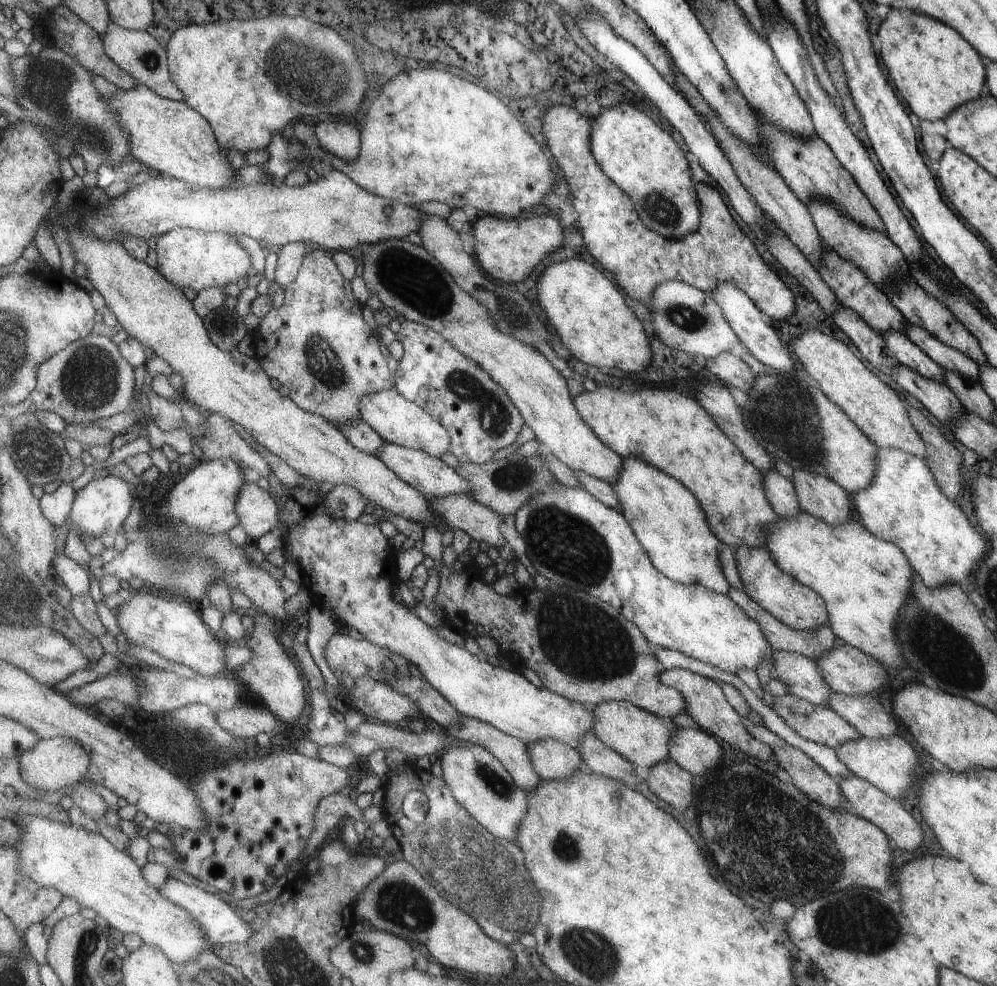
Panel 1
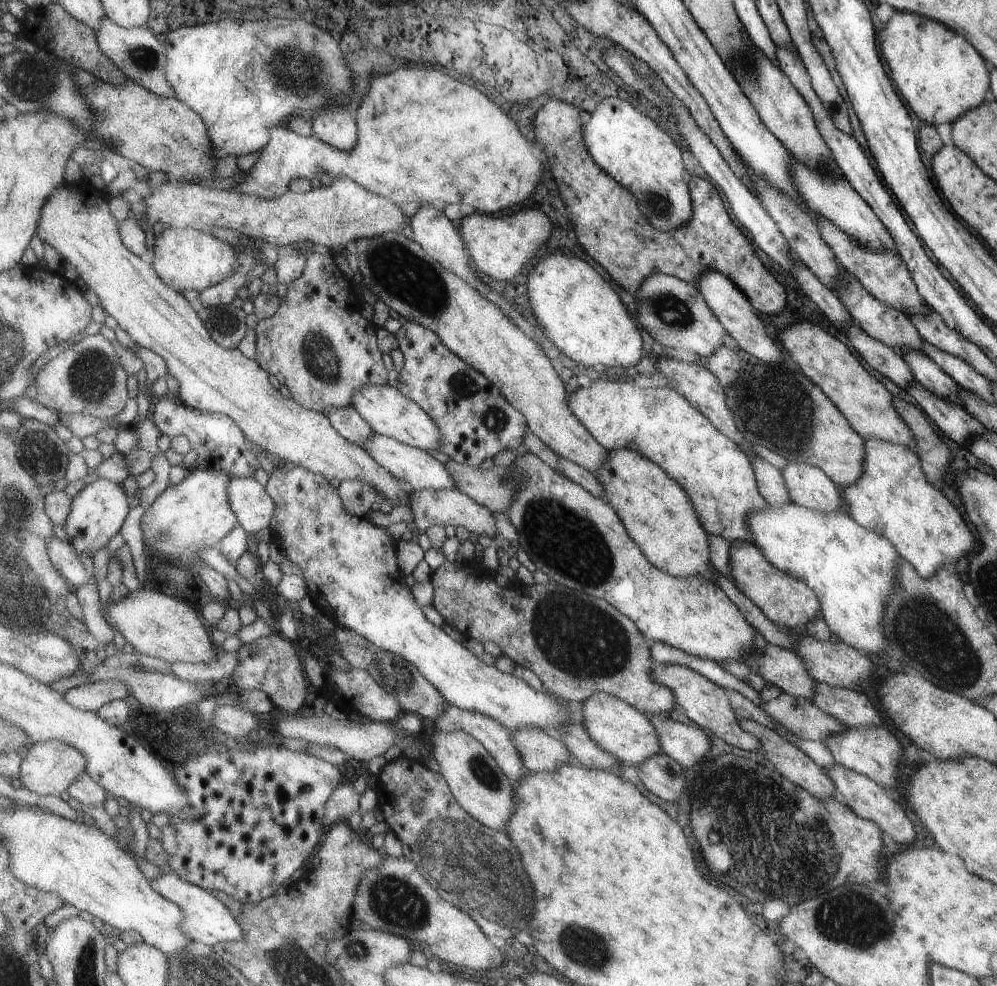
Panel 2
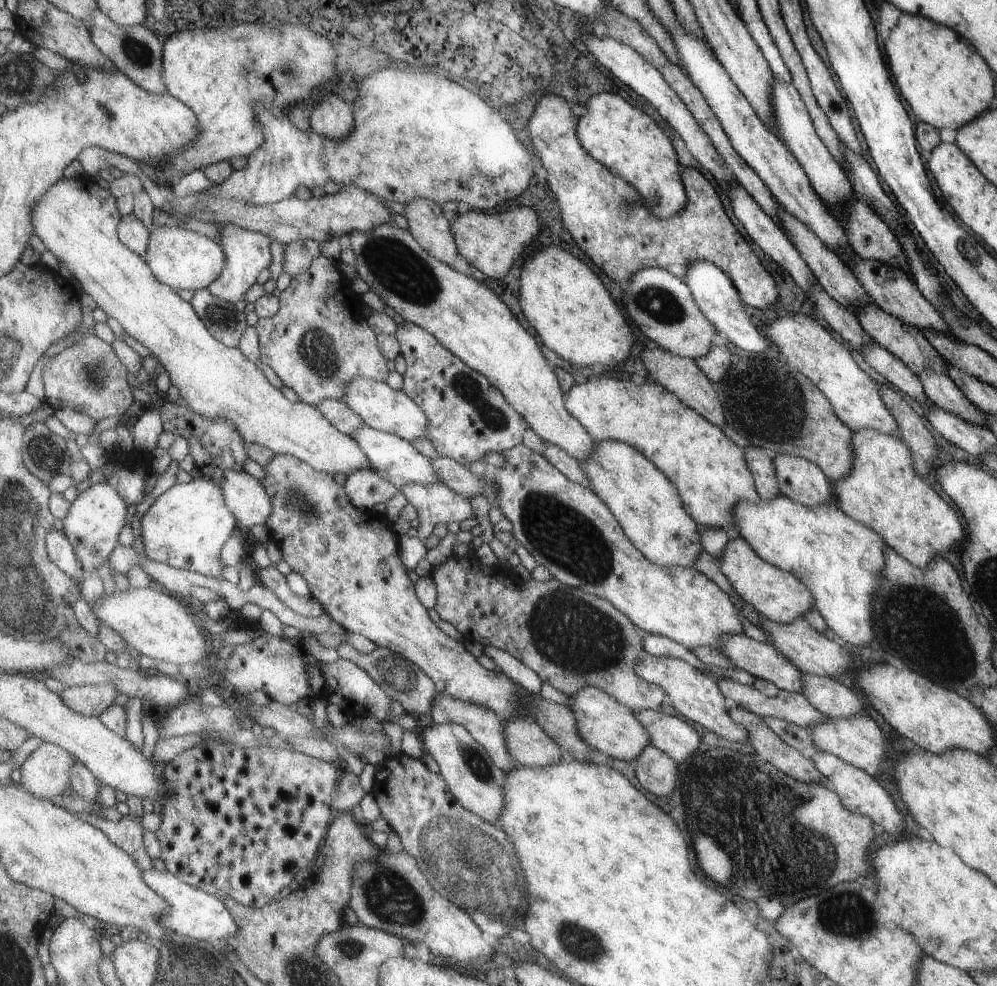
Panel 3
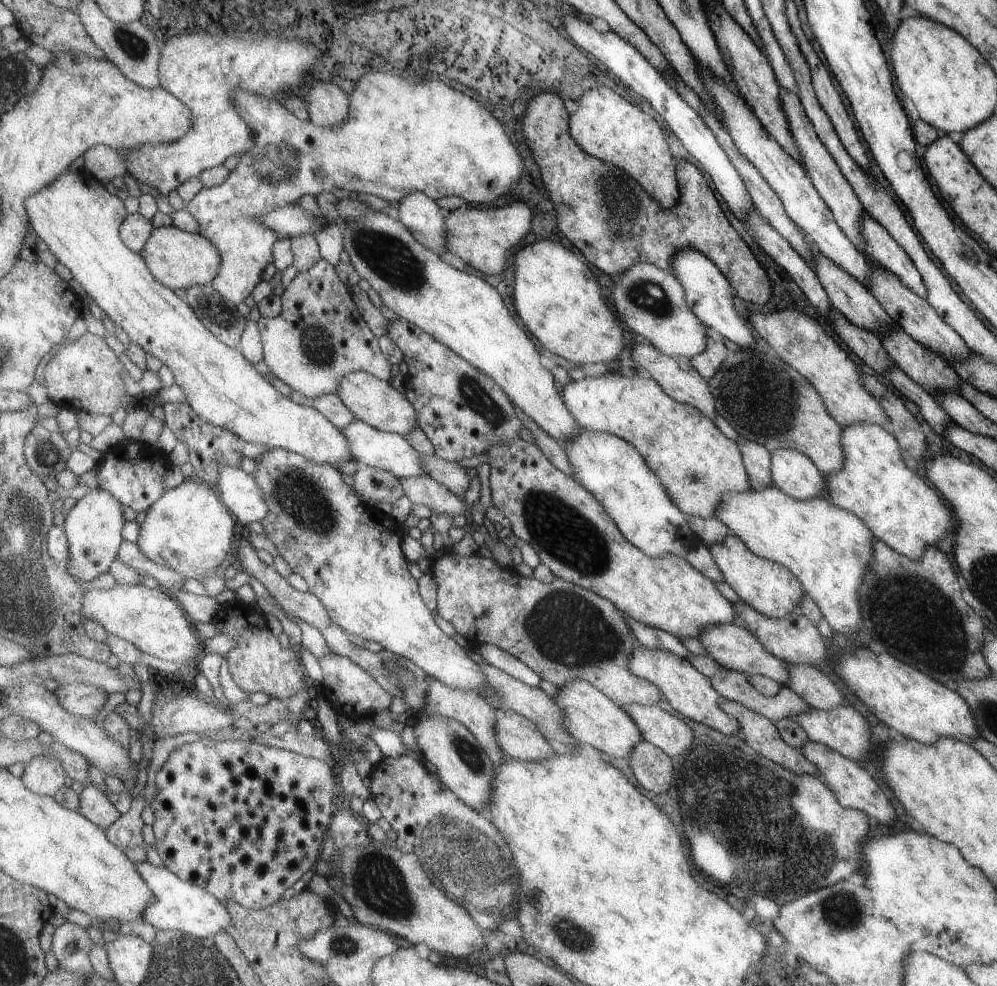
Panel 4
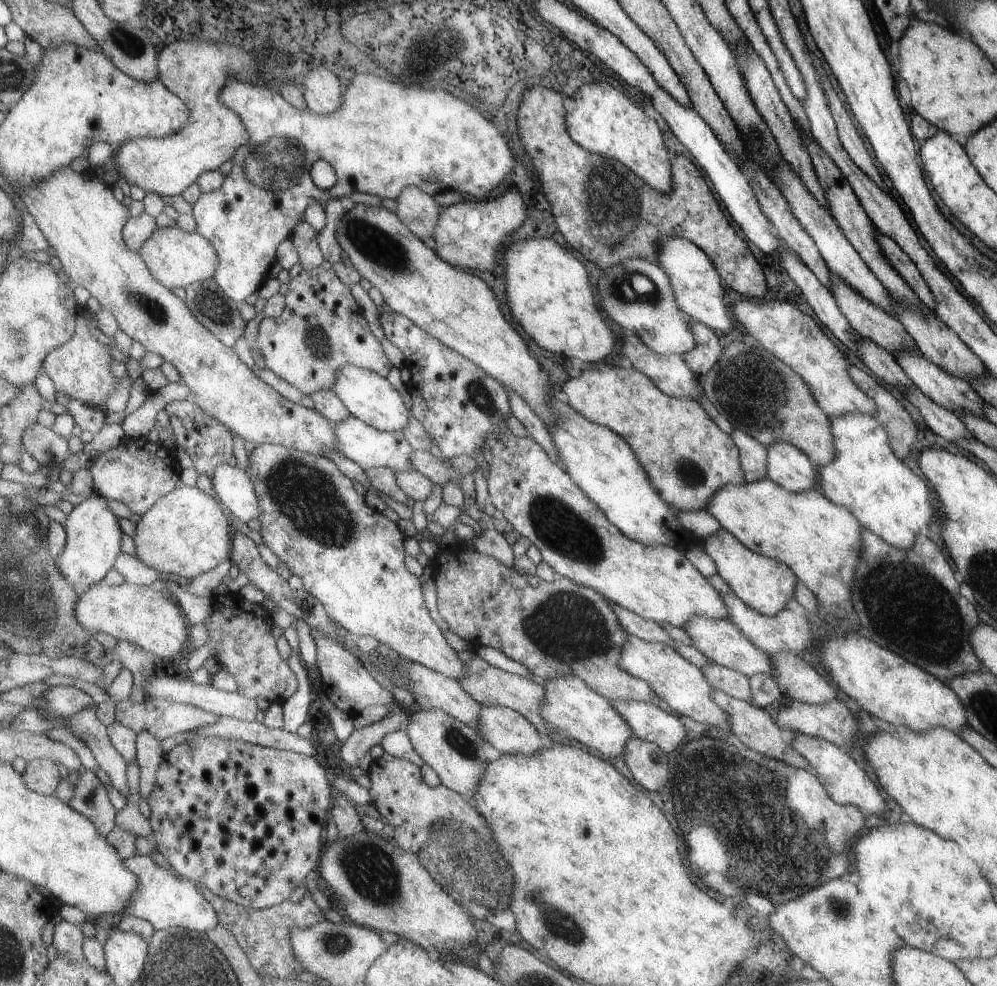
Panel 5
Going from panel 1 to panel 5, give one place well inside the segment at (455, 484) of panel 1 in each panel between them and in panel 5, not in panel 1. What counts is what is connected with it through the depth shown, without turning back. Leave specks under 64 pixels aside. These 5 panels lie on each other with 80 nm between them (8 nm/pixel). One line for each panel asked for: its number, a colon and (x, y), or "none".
2: (416, 466)
3: (390, 454)
4: (373, 447)
5: (369, 447)

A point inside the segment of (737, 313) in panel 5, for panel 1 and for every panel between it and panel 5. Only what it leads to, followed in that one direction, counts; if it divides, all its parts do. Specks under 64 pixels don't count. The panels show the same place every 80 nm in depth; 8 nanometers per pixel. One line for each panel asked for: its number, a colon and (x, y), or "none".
1: (882, 417)
2: (865, 404)
3: (854, 396)
4: (796, 338)

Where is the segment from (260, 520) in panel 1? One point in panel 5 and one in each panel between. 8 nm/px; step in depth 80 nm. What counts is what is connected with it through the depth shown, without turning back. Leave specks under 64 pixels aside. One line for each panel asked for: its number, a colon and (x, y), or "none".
2: (251, 501)
3: (246, 496)
4: (239, 490)
5: (234, 487)

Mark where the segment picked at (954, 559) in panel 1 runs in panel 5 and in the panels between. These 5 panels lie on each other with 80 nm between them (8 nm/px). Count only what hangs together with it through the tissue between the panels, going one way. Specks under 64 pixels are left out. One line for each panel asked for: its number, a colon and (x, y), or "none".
2: (892, 498)
3: (881, 490)
4: (896, 505)
5: (885, 497)

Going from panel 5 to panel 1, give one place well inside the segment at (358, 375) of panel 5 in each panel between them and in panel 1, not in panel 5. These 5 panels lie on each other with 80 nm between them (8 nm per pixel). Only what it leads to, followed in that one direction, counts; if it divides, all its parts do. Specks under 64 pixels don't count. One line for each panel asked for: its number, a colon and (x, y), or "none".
1: (398, 420)
2: (389, 412)
3: (383, 408)
4: (372, 399)

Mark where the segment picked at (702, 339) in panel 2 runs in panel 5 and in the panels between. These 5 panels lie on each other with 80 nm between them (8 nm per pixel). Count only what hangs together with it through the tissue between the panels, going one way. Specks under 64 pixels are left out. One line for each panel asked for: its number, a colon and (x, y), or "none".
3: (660, 304)
4: (650, 301)
5: (637, 295)

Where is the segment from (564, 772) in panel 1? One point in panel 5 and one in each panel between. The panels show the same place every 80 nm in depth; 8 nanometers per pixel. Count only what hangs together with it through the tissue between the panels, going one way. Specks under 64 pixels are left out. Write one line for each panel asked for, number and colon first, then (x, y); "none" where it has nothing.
2: (539, 752)
3: (528, 745)
4: (517, 737)
5: (503, 728)

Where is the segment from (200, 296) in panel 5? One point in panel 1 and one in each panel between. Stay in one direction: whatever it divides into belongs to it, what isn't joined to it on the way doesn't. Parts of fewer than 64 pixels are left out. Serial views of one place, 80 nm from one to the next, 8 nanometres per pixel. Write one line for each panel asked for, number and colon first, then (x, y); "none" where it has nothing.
1: (227, 329)
2: (228, 325)
3: (228, 323)
4: (222, 316)

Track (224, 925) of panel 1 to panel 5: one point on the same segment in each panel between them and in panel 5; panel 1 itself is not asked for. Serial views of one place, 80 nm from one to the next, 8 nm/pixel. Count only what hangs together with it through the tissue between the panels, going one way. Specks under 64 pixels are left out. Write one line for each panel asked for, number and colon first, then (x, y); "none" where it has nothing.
2: (208, 919)
3: (192, 912)
4: (181, 905)
5: (163, 899)

